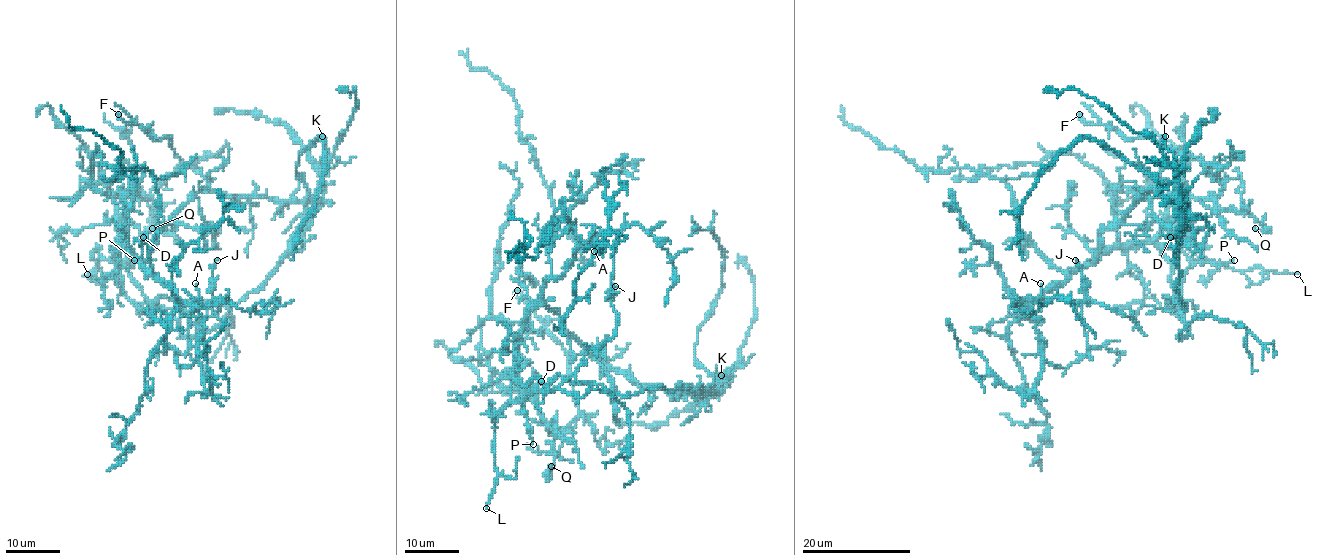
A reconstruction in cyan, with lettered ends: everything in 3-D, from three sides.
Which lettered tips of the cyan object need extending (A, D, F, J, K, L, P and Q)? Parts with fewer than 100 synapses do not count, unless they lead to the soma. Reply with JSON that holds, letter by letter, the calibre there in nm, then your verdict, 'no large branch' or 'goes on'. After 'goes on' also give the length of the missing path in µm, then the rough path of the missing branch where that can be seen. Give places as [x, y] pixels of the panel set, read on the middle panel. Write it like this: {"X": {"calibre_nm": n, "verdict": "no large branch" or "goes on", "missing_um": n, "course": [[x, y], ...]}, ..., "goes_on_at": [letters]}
{"A": {"calibre_nm": 130, "verdict": "no large branch"}, "D": {"calibre_nm": 130, "verdict": "no large branch"}, "F": {"calibre_nm": 160, "verdict": "no large branch"}, "J": {"calibre_nm": 130, "verdict": "no large branch"}, "K": {"calibre_nm": 150, "verdict": "no large branch"}, "L": {"calibre_nm": 200, "verdict": "goes on", "missing_um": 50}, "P": {"calibre_nm": 140, "verdict": "no large branch"}, "Q": {"calibre_nm": 150, "verdict": "no large branch"}, "goes_on_at": ["L"]}

